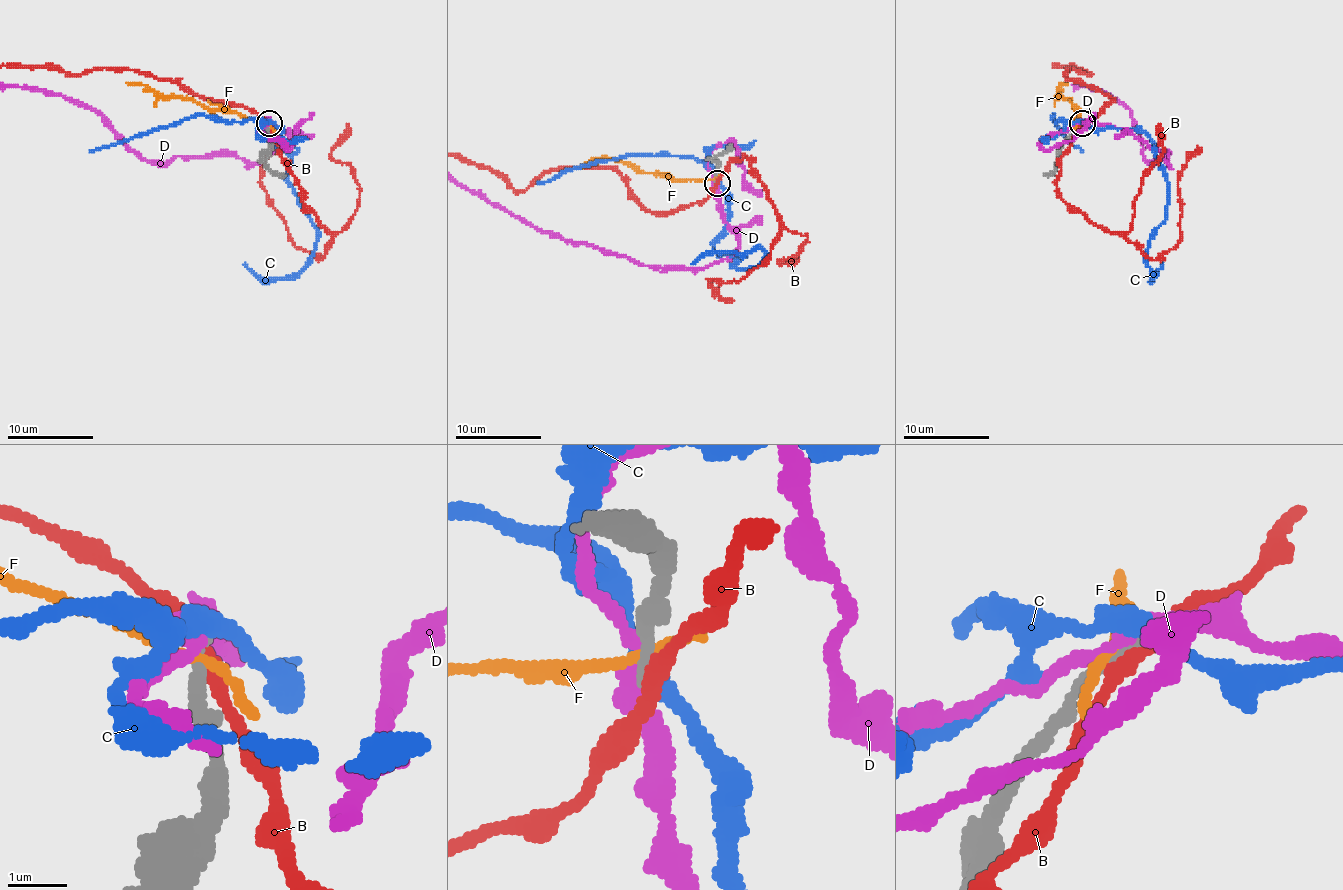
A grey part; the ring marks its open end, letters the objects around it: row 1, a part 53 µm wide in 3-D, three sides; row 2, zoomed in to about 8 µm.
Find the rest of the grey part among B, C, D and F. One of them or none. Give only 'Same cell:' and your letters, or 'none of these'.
Same cell: none of these

